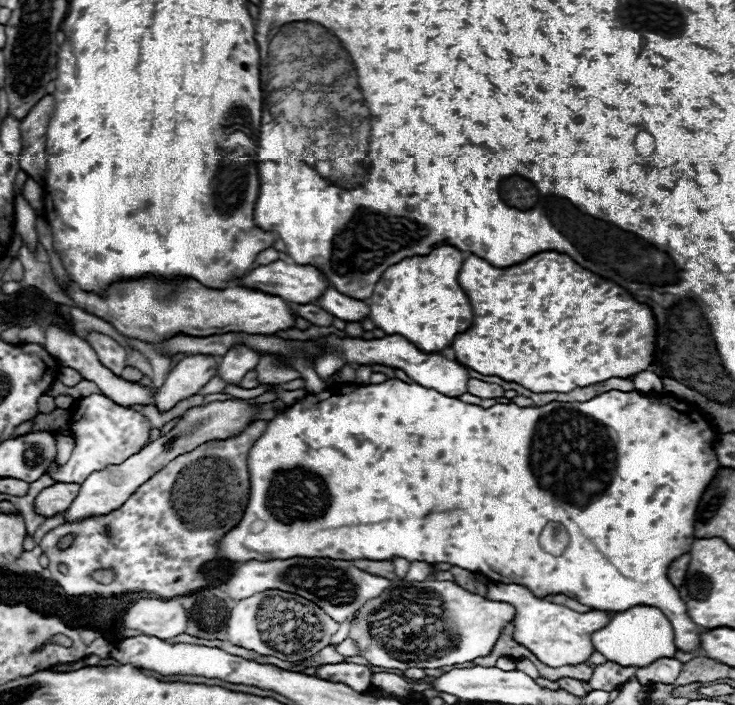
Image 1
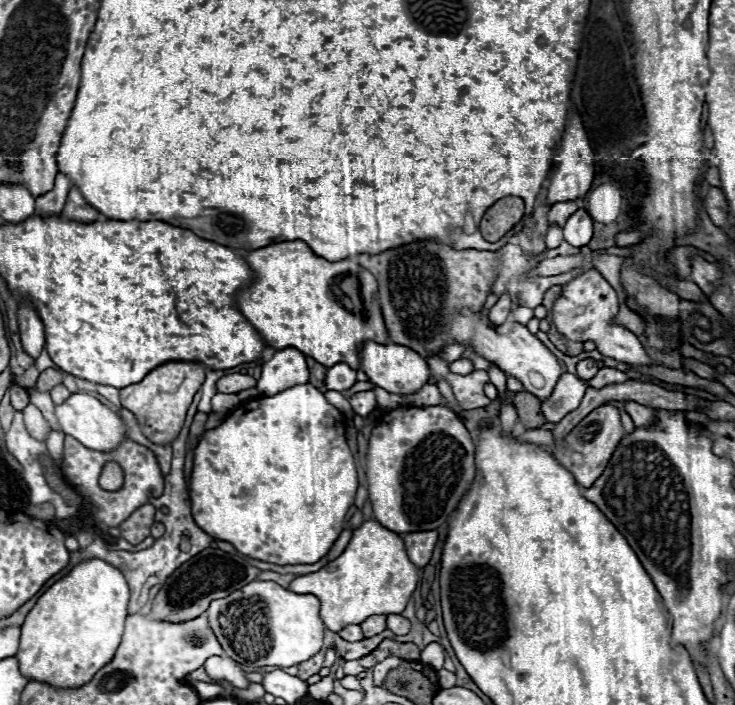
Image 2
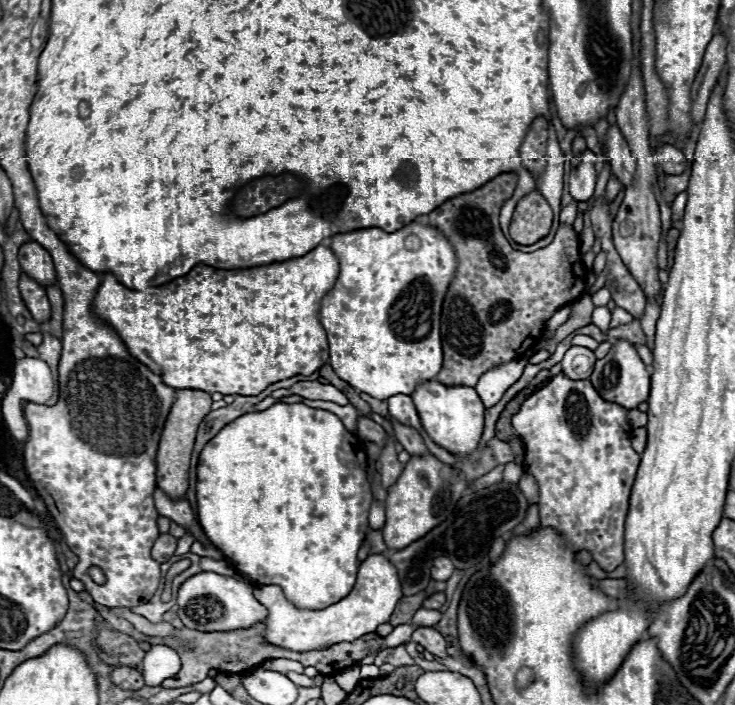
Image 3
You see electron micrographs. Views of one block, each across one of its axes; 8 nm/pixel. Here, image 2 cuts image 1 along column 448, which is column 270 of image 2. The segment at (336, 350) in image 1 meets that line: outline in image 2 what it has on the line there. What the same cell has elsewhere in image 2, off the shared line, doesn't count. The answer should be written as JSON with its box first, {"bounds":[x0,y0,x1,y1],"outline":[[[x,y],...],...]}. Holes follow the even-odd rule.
{"bounds":[256,348,310,396],"outline":[[[286,348],[276,352],[272,360],[264,362],[262,376],[256,388],[260,396],[274,396],[296,384],[306,384],[308,380],[310,380],[310,372],[304,354],[296,348]]]}

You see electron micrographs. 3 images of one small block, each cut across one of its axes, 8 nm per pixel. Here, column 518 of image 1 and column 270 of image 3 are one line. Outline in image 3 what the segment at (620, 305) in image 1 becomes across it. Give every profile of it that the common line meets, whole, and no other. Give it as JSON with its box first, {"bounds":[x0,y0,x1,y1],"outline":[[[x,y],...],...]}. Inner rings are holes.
{"bounds":[94,246,340,396],"outline":[[[318,246],[312,252],[300,256],[300,258],[292,258],[286,262],[272,262],[272,264],[262,264],[262,266],[254,266],[254,268],[238,268],[238,270],[220,270],[214,266],[206,266],[206,264],[196,264],[188,274],[178,276],[170,282],[166,282],[164,286],[156,286],[156,288],[148,288],[146,292],[138,292],[138,290],[130,290],[126,286],[122,286],[112,274],[106,274],[96,300],[94,300],[94,312],[100,320],[108,322],[118,336],[124,340],[126,348],[130,350],[130,354],[134,358],[138,358],[142,364],[146,364],[150,370],[154,370],[156,374],[162,376],[164,384],[176,390],[204,390],[204,392],[222,392],[222,394],[240,394],[240,396],[252,396],[252,394],[260,394],[264,392],[270,384],[280,382],[280,380],[288,380],[294,378],[298,374],[302,376],[310,376],[316,370],[320,370],[324,364],[328,364],[330,360],[330,350],[328,350],[328,338],[326,332],[322,328],[320,322],[320,302],[322,298],[332,290],[336,278],[340,272],[340,262],[336,258],[336,254],[332,252],[330,246]]]}

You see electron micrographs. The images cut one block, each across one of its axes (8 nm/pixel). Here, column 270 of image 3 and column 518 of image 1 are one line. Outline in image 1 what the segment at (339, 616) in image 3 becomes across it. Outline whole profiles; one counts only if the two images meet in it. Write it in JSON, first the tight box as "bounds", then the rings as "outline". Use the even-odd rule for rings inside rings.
{"bounds":[486,582,608,668],"outline":[[[492,582],[486,592],[488,600],[498,600],[498,602],[508,602],[514,606],[516,614],[512,618],[514,624],[514,638],[520,642],[524,648],[528,648],[542,664],[548,664],[552,668],[560,666],[576,666],[584,664],[590,654],[594,652],[592,646],[592,634],[600,630],[600,626],[608,624],[608,614],[600,610],[590,610],[586,614],[574,612],[566,606],[540,600],[536,598],[526,586],[520,584],[502,584],[502,582]]]}

